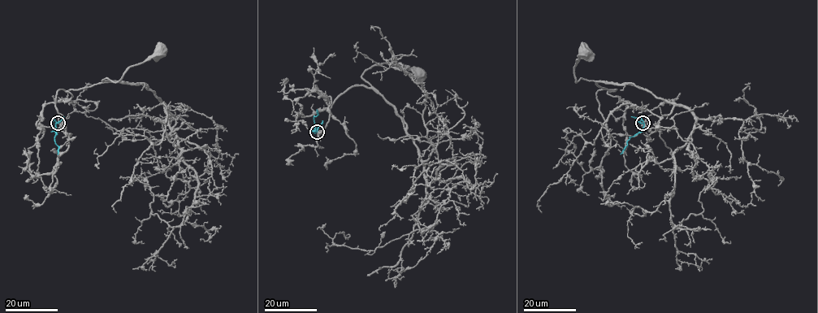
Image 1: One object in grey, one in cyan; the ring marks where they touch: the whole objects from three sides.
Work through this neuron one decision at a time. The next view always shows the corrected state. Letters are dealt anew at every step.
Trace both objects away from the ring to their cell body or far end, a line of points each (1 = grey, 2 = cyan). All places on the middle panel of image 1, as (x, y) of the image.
1: (318, 131), (330, 102), (315, 85), (331, 105), (353, 86), (371, 87), (361, 74), (374, 65), (417, 75)
2: (318, 131), (314, 132), (313, 119), (318, 115), (317, 110)

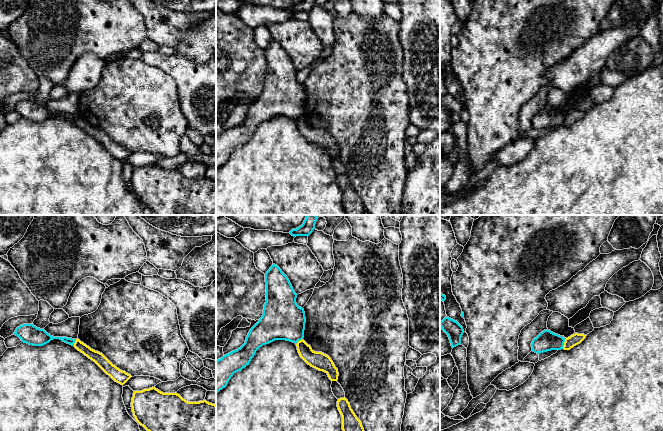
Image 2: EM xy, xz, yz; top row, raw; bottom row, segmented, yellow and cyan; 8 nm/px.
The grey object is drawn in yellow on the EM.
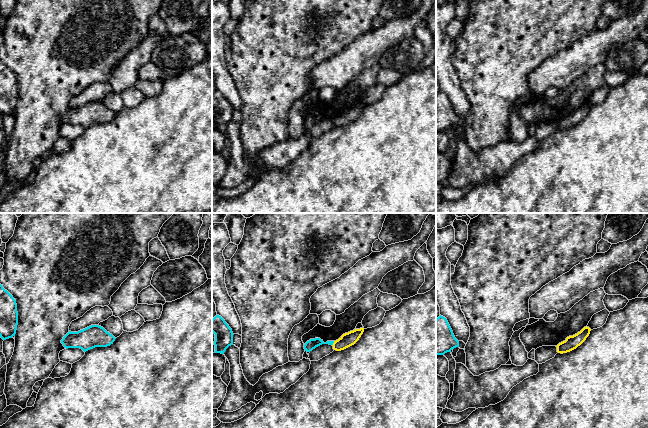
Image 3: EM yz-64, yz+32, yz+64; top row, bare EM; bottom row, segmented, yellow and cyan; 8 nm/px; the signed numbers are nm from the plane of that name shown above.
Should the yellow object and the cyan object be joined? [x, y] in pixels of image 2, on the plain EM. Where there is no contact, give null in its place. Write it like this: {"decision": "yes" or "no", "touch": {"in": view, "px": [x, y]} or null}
{"decision": "no", "touch": {"in": "yz", "px": [564, 120]}}

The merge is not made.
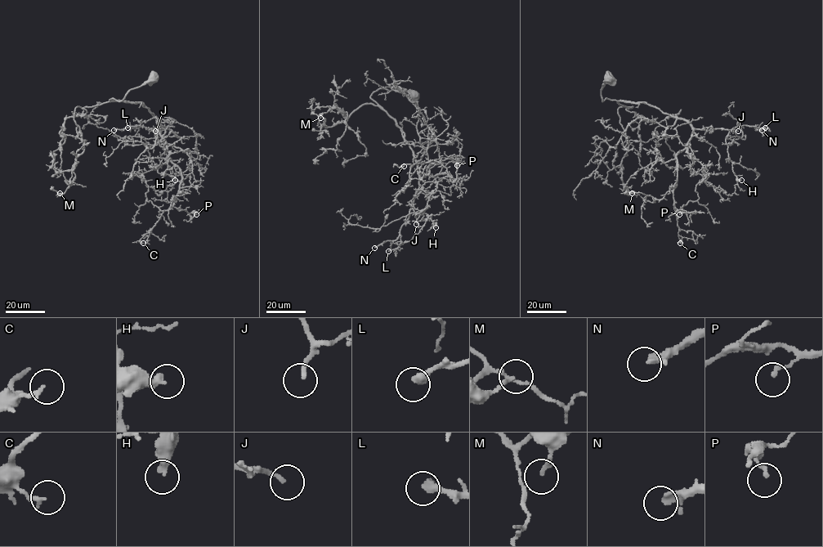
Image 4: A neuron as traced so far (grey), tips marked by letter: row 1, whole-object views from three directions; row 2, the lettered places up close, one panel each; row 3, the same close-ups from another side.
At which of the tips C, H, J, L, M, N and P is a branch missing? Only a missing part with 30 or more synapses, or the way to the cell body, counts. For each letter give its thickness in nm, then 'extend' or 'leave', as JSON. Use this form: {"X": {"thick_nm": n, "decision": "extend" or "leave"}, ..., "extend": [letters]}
{"C": {"thick_nm": 160, "decision": "leave"}, "H": {"thick_nm": 360, "decision": "leave"}, "J": {"thick_nm": 180, "decision": "extend"}, "L": {"thick_nm": 320, "decision": "extend"}, "M": {"thick_nm": 180, "decision": "leave"}, "N": {"thick_nm": 240, "decision": "extend"}, "P": {"thick_nm": 160, "decision": "leave"}, "extend": ["J", "L", "N"]}

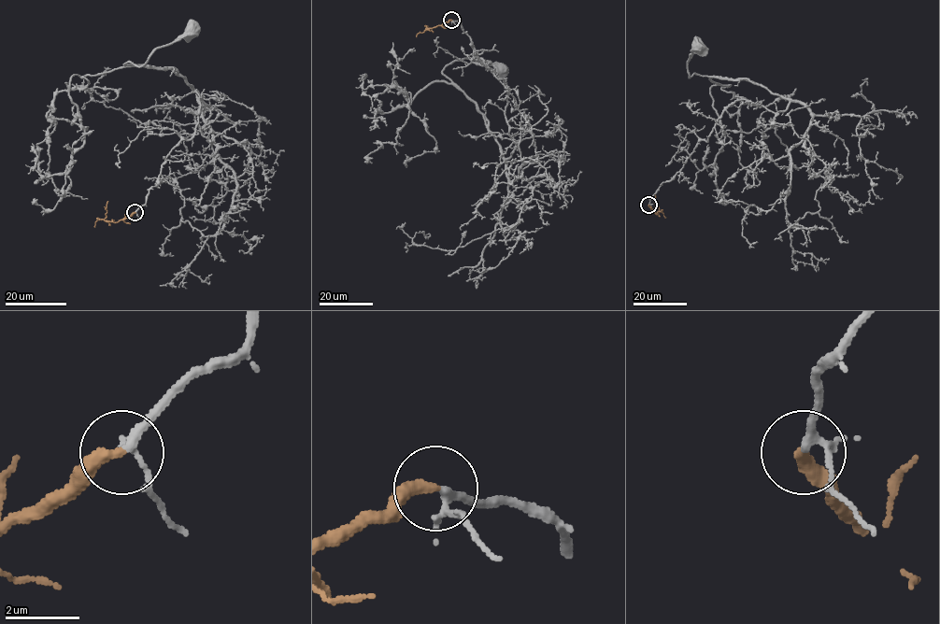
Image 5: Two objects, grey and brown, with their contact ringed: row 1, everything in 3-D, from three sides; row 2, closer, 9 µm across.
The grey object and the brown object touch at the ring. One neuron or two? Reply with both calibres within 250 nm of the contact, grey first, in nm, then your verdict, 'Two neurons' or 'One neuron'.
Thickness 160 nm (grey) against 340 nm. One neuron

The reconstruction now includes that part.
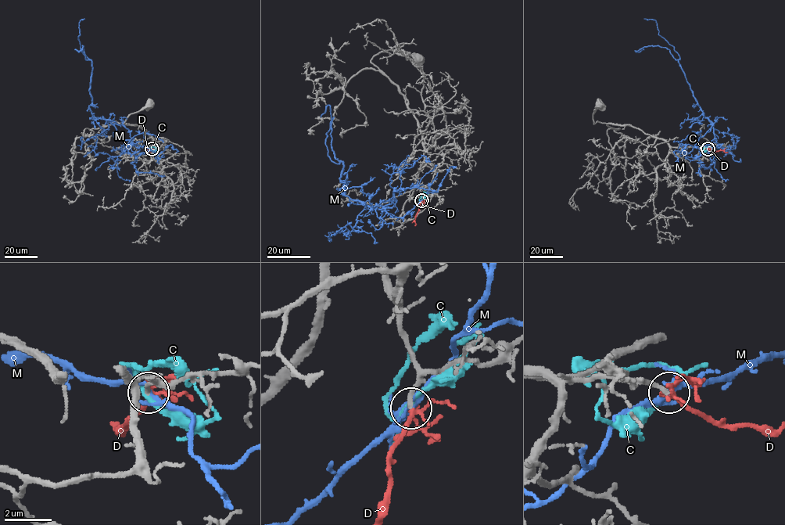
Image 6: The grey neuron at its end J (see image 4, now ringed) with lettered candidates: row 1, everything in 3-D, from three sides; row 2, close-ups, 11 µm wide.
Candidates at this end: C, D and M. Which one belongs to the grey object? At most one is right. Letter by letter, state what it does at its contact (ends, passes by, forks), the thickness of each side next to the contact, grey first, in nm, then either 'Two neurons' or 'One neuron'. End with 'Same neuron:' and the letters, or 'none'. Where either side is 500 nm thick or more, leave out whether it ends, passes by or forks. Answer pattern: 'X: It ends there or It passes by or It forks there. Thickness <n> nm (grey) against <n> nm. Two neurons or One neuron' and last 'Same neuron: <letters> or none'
C: It forks there. Thickness 200 nm (grey) against 150 nm. Two neurons
D: It forks there. Thickness 200 nm (grey) against 180 nm. One neuron
M: It forks there. Thickness 200 nm (grey) against 200 nm. Two neurons
Same neuron: D

